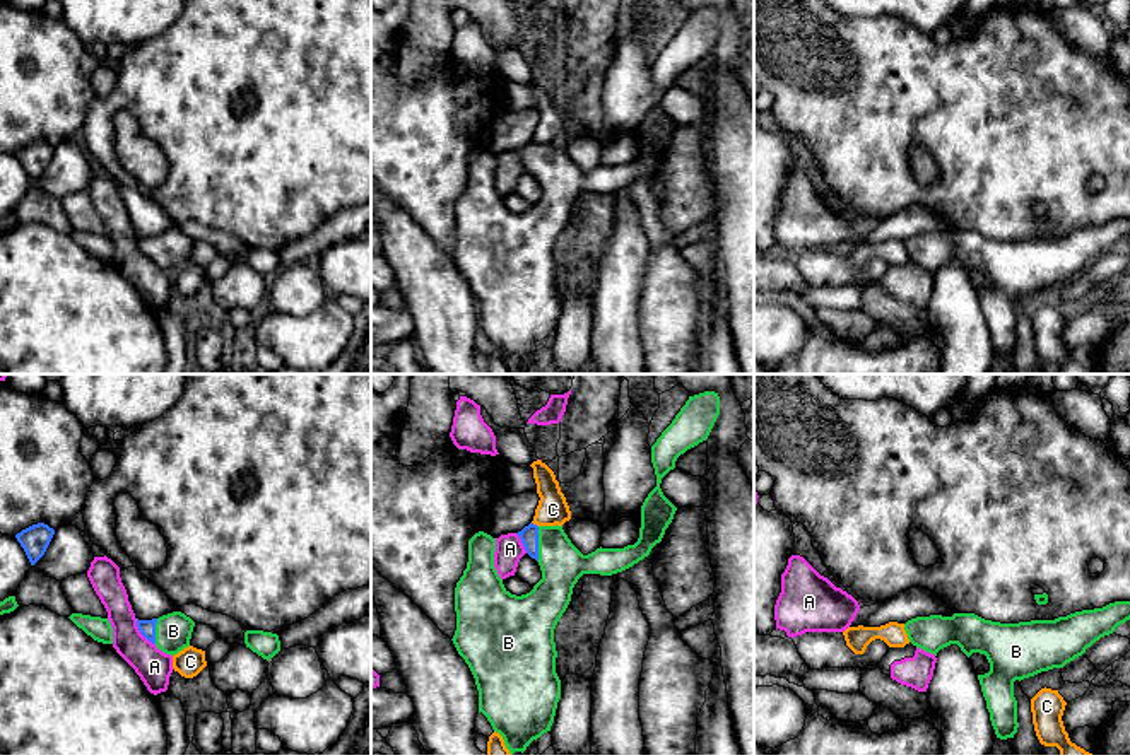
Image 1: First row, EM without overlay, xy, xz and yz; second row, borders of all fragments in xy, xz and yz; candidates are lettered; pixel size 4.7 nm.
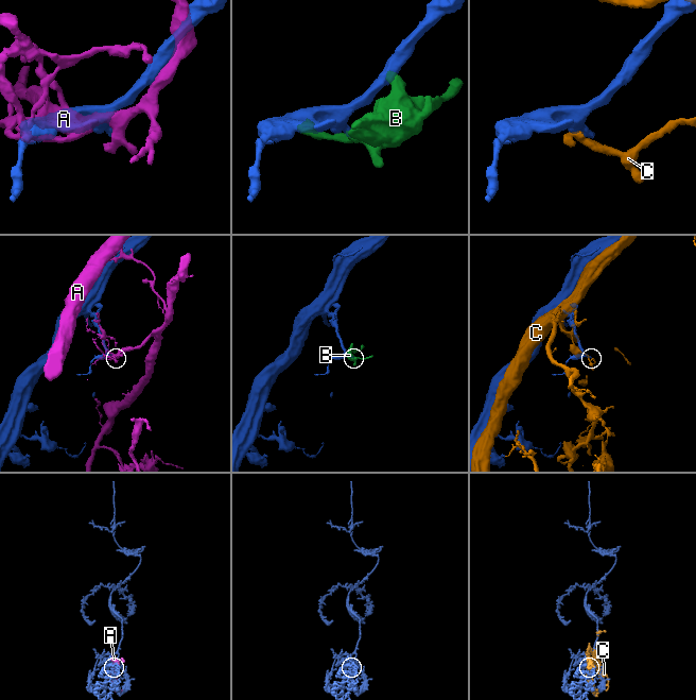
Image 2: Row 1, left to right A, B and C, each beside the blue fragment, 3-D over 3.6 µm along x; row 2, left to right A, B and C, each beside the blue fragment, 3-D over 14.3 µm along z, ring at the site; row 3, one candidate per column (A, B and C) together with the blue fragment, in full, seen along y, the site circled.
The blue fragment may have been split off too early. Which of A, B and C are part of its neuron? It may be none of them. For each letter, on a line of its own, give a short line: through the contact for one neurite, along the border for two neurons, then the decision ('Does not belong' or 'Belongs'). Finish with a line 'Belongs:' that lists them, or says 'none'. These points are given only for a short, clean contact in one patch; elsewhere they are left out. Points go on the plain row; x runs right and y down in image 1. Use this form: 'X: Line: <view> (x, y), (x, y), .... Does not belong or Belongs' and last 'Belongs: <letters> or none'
A: Does not belong
B: Belongs
C: Does not belong
Belongs: B

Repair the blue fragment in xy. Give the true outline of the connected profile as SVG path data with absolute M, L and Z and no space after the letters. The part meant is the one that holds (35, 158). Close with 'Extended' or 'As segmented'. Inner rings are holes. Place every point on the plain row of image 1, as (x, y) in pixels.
M44 140L32 142L15 152L31 183L34 183L44 173L53 152L55 147Z. As segmented

